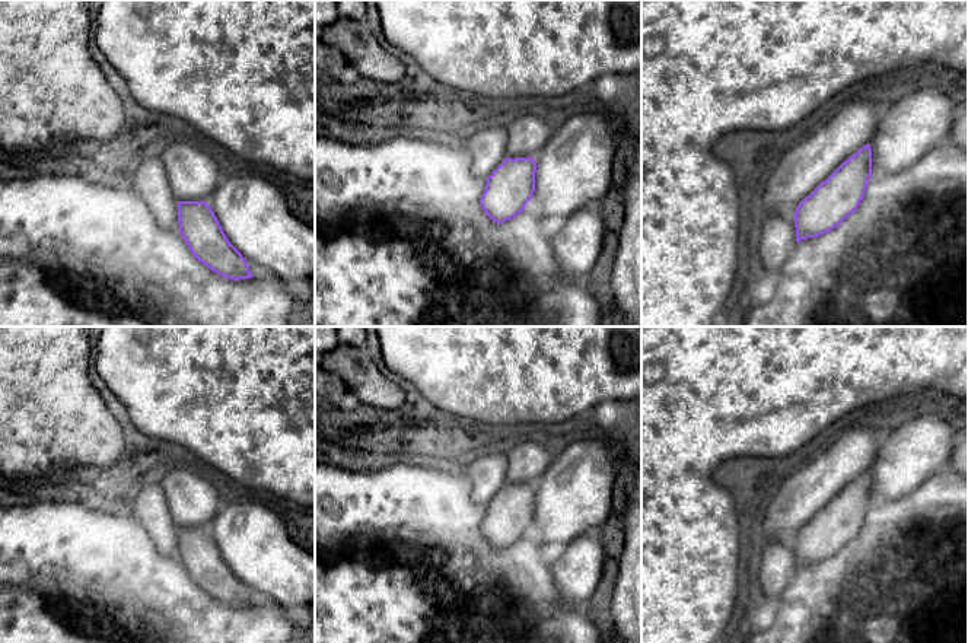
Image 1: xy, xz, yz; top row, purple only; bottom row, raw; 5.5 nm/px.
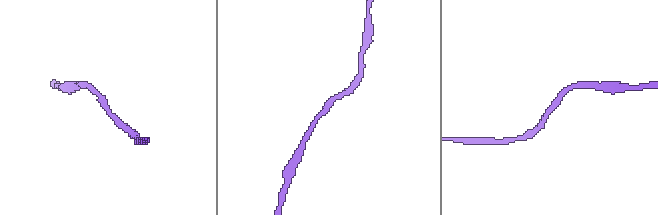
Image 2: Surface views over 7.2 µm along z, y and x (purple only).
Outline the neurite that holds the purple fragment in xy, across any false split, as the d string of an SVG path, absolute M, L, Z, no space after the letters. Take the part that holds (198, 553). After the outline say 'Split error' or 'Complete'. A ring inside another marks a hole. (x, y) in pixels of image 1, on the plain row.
M178 528L179 560L192 582L219 602L251 605L248 589L229 569L206 528Z. Complete

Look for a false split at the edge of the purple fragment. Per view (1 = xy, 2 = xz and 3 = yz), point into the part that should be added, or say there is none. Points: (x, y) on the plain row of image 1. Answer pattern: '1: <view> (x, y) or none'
1: none
2: none
3: none

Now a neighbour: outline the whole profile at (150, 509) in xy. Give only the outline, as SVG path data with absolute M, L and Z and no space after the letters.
M149 484L141 488L134 500L134 518L162 556L179 558L178 526L171 516L165 491L160 487Z

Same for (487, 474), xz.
M506 452L490 453L477 458L468 468L471 480L471 500L485 504L506 486Z

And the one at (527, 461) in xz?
M522 442L506 452L506 484L528 484L539 478L554 456L539 443Z

